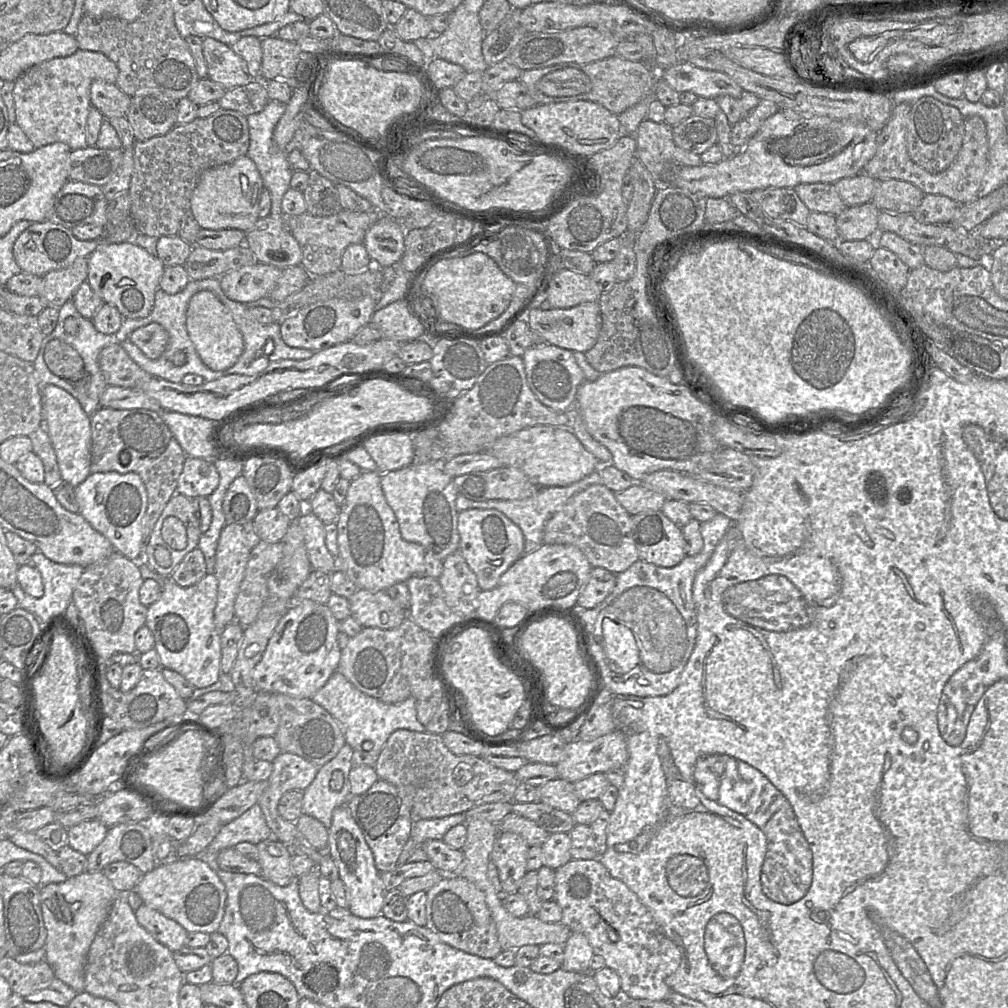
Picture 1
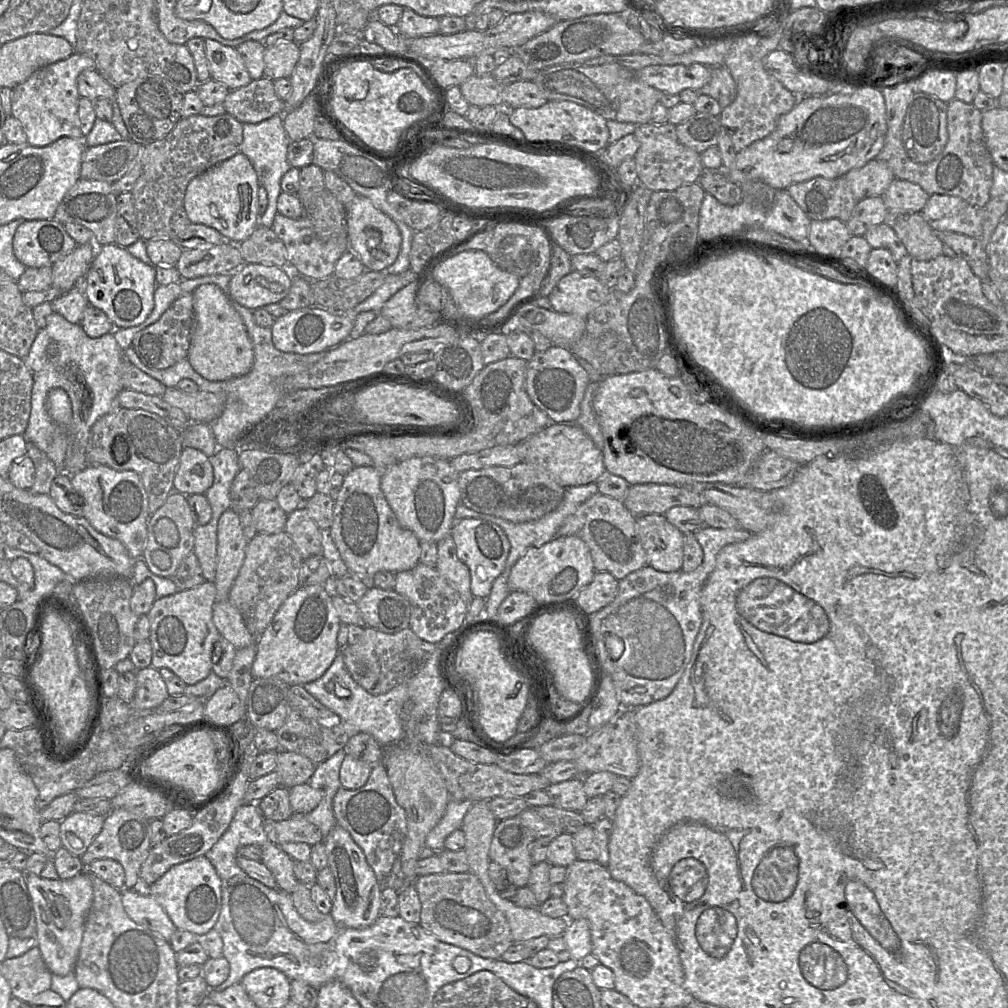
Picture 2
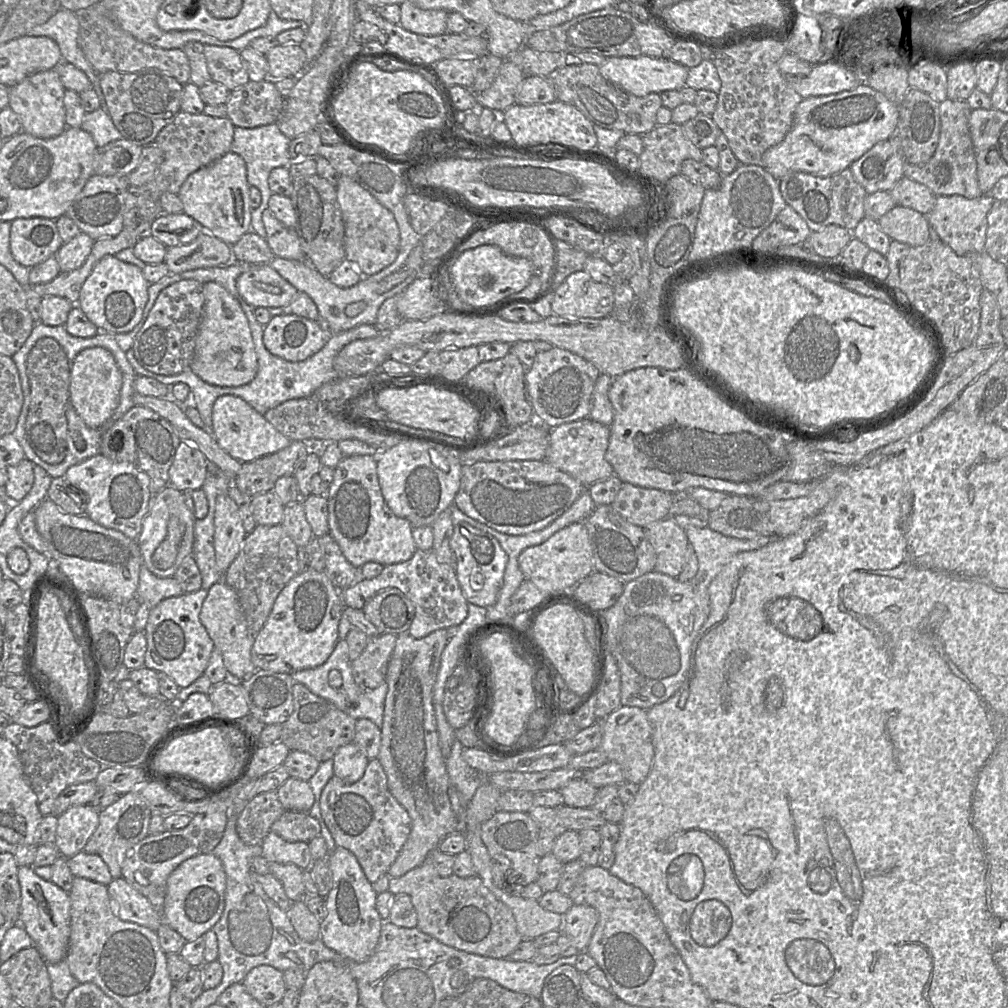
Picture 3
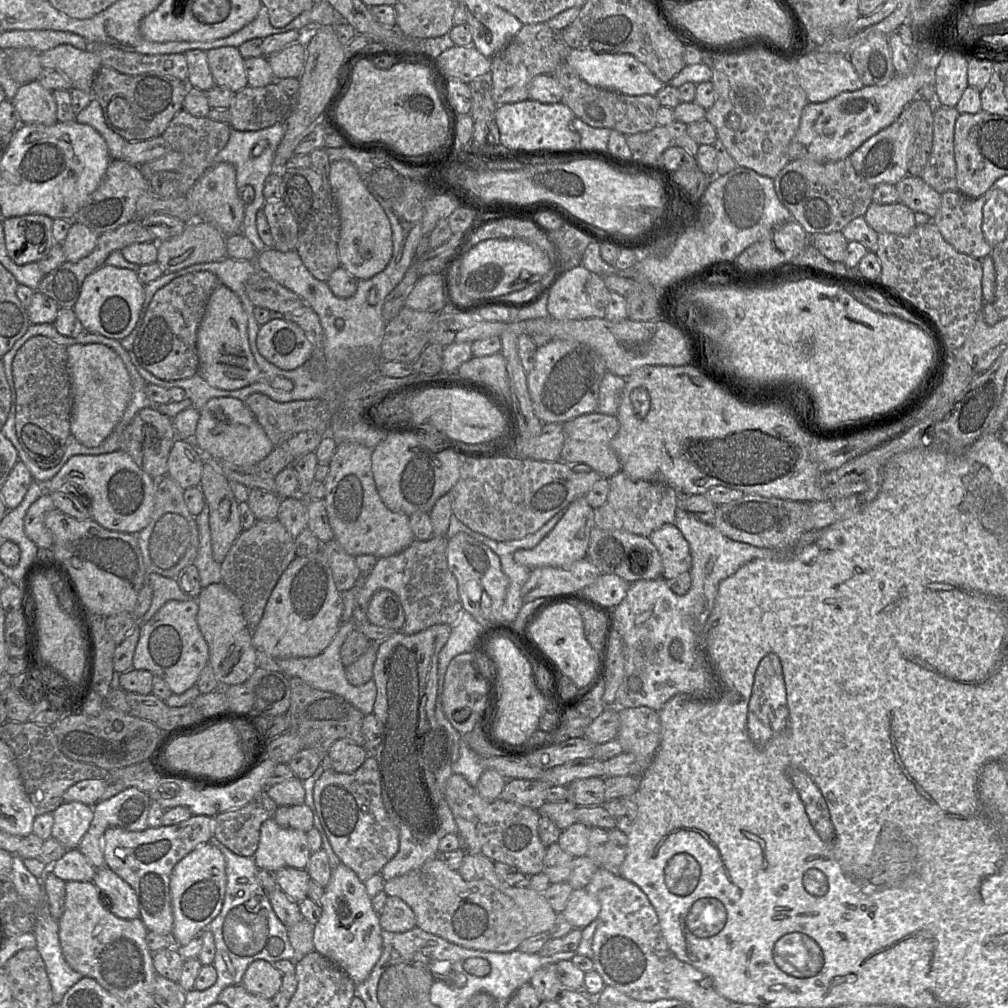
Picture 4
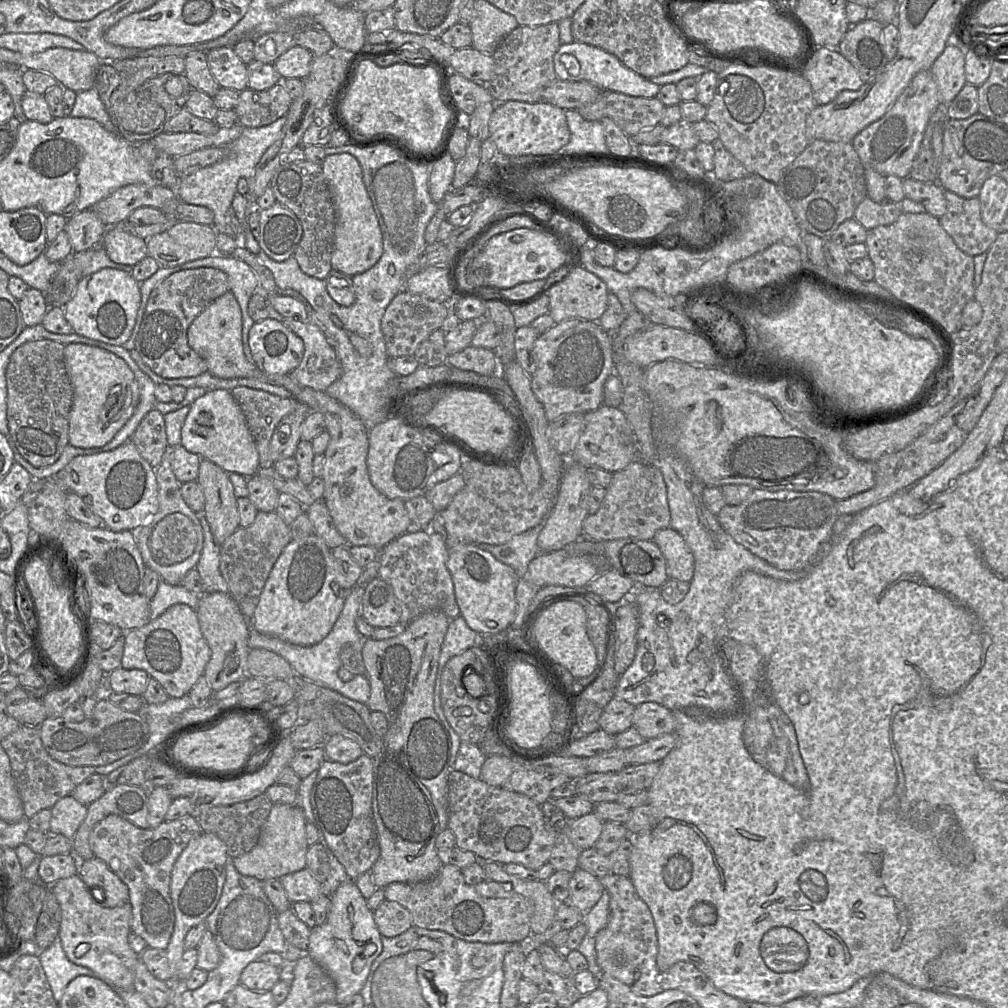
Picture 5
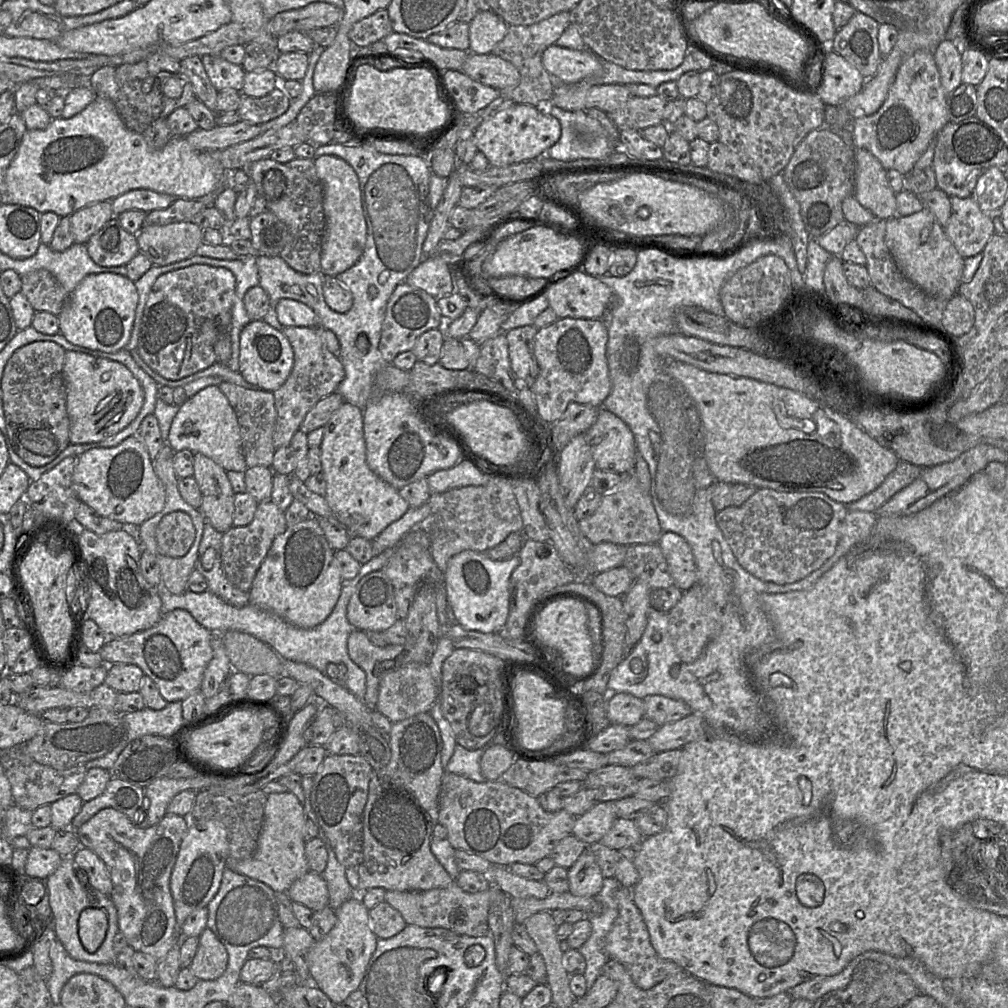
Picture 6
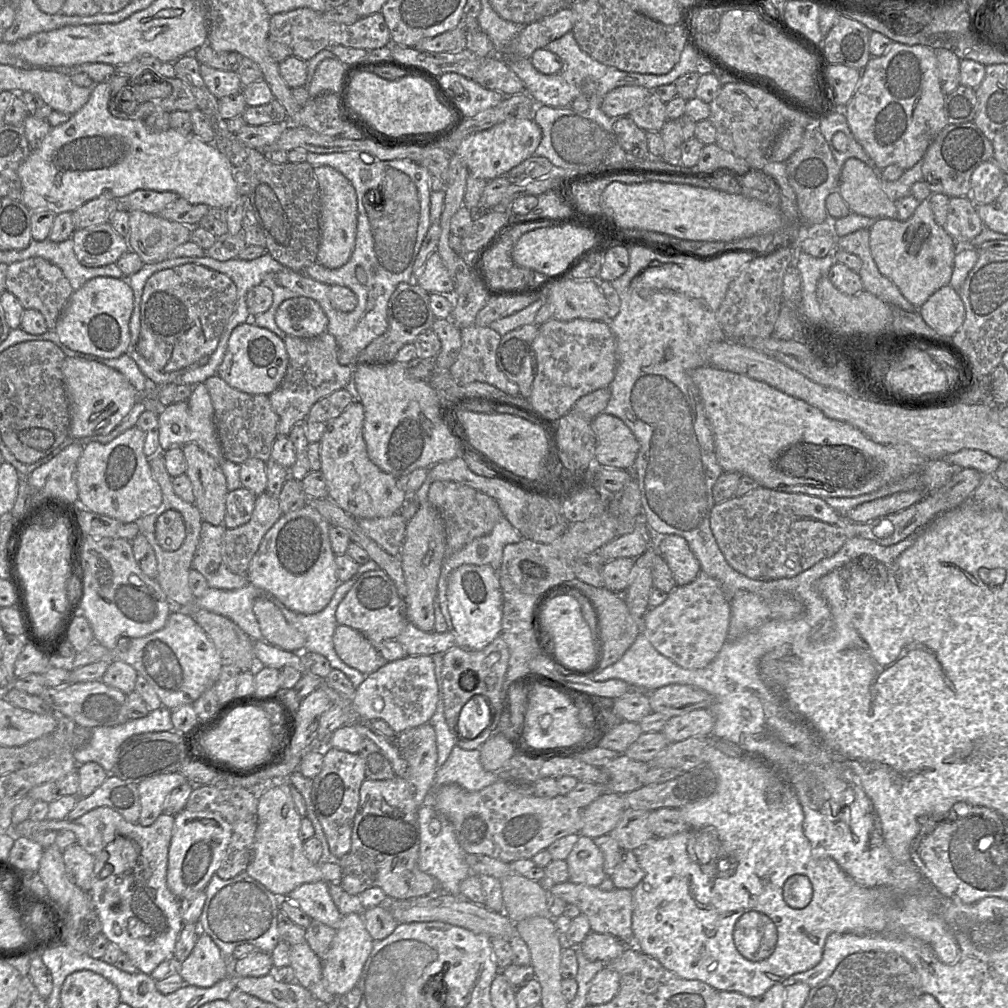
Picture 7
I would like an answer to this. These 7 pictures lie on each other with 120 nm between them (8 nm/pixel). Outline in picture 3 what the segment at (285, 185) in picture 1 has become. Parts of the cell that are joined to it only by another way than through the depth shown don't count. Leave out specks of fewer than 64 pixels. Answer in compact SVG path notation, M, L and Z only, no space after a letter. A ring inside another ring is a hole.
M276 123L259 126L256 128L234 128L234 139L230 152L240 155L246 164L247 181L250 186L255 186L261 193L260 205L251 211L251 231L266 239L265 226L262 213L268 207L272 192L268 185L270 172L277 167L287 167L292 161L289 155L290 139L279 129Z

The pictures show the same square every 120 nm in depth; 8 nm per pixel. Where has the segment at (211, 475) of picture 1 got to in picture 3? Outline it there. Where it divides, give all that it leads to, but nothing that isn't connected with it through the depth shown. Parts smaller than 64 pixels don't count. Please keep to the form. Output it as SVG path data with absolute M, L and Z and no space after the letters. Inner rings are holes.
M181 441L169 469L169 483L179 491L202 489L208 472L205 455L194 445Z

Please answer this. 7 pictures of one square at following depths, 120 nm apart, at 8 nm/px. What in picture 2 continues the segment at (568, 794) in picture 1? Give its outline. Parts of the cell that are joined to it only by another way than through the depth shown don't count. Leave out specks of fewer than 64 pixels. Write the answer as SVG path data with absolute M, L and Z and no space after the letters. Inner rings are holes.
M583 777L550 784L546 792L551 798L552 805L572 811L580 812L588 801L584 790Z

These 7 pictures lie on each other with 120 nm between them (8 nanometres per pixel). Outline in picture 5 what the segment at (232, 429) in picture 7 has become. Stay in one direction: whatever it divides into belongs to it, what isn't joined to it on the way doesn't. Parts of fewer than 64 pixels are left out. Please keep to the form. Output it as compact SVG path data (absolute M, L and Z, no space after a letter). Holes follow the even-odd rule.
M235 387L231 394L245 416L259 454L260 468L272 467L270 442L273 432L280 421L293 412L298 401L248 387Z

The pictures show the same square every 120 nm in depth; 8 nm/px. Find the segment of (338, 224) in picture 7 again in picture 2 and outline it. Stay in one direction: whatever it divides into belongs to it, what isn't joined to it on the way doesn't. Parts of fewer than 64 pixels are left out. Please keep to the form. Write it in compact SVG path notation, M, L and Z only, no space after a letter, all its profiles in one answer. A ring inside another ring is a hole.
M356 194L355 198L344 206L349 250L357 254L366 270L382 271L392 265L400 253L402 244L401 233L393 220L363 195Z

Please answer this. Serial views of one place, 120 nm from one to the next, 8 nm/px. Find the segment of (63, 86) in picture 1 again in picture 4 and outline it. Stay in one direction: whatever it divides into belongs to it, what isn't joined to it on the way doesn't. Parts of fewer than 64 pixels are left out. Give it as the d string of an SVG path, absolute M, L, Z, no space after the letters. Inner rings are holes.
M38 81L21 85L12 101L20 124L48 126L58 122L53 92L44 88Z

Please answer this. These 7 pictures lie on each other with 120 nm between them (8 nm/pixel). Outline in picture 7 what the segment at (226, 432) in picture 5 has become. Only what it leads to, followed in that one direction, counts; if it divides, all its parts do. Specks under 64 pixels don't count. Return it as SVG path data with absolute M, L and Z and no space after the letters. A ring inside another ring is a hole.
M204 383L195 385L187 400L166 406L164 411L158 415L158 427L160 450L166 451L173 447L193 443L212 456L220 466L223 461L226 461L214 424L213 405Z

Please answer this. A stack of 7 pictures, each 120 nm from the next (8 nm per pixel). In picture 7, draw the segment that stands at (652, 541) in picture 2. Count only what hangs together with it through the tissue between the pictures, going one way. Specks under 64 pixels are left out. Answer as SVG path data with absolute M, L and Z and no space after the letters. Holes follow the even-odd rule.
M679 535L657 538L656 550L669 567L676 586L691 583L701 571L700 564L689 548L687 541Z

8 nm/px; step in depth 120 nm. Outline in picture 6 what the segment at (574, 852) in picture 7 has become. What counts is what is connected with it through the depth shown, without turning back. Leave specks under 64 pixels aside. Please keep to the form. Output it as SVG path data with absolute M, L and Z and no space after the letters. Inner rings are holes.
M588 848L568 869L569 891L576 896L596 896L603 886L603 874Z

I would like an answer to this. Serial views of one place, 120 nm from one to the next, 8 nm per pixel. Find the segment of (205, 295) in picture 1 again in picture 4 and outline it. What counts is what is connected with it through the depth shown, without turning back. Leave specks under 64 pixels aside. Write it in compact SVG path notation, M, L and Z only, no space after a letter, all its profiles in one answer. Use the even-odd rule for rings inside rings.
M220 284L210 295L197 330L198 374L212 387L220 390L237 390L255 382L268 383L275 389L291 391L293 382L283 376L269 377L258 366L251 352L247 316L238 296Z

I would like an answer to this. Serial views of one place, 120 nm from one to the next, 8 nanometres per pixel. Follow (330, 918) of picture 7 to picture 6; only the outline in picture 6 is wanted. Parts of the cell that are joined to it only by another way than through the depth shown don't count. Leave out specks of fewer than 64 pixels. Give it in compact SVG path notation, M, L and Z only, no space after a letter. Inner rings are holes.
M309 871L297 879L287 890L289 898L319 911L329 906L329 892L327 883L321 874Z

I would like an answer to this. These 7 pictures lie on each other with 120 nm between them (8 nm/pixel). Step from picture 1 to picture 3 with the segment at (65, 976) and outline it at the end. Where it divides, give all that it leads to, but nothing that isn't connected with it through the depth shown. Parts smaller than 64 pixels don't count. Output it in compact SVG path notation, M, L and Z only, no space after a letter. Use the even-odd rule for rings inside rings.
M33 866L18 868L18 881L21 889L19 923L33 940L47 964L62 961L68 952L70 936L70 897L68 892L46 881L34 872Z

